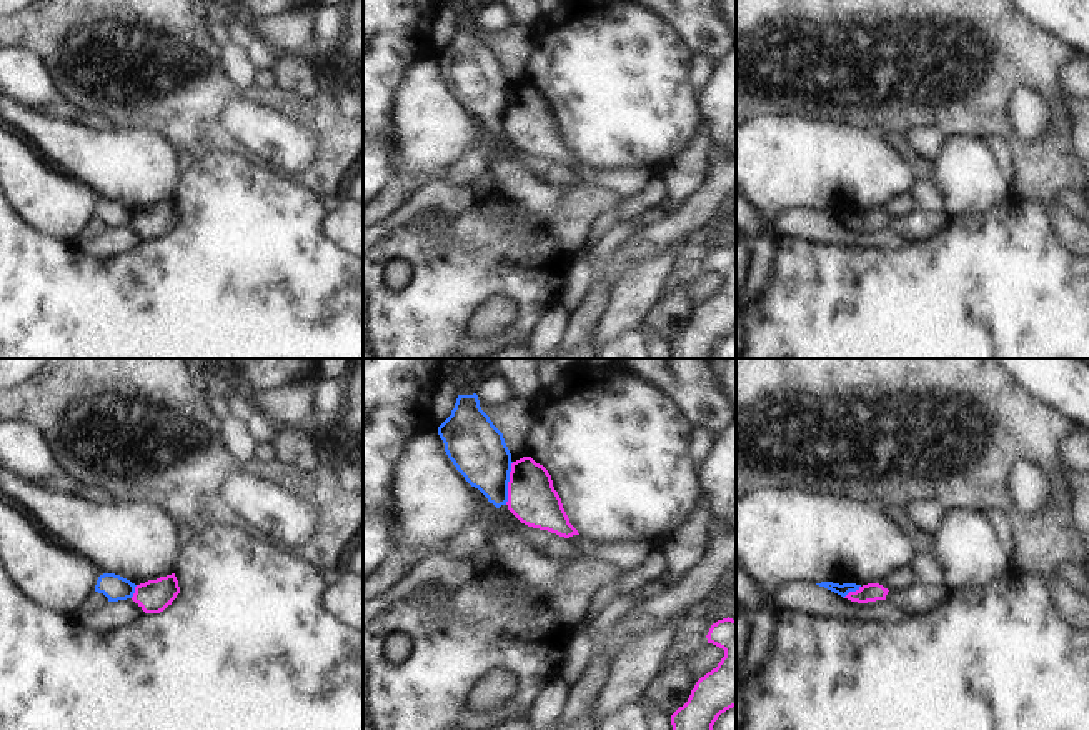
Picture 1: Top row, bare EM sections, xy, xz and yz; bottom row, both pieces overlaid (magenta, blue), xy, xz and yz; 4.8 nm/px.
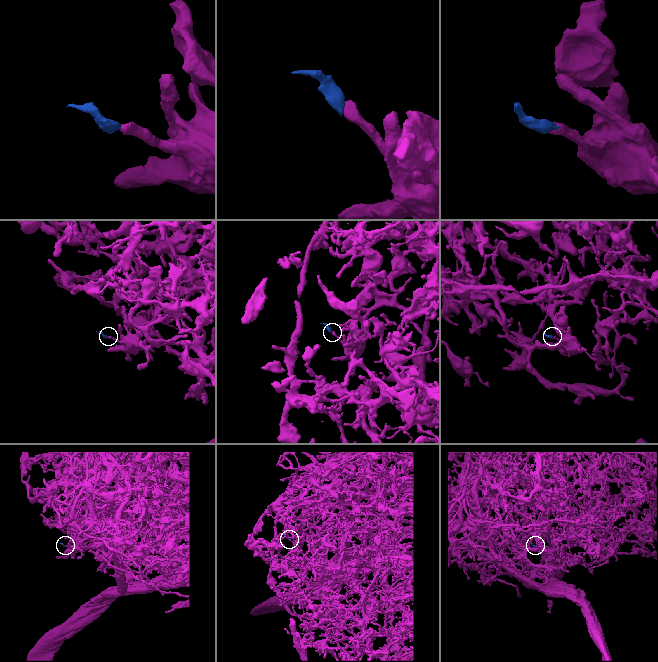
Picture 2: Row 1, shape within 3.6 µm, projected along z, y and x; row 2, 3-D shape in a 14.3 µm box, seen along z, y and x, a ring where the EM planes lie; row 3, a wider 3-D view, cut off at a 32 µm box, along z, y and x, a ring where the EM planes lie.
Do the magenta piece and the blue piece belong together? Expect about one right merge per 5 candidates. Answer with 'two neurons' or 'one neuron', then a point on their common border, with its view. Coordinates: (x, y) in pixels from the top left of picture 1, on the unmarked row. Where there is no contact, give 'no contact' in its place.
two neurons | xz (508, 110)

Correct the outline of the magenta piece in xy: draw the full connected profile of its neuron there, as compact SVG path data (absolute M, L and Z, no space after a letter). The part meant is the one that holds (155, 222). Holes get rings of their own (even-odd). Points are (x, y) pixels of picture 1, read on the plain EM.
M175 200L160 203L157 207L148 207L135 213L132 227L145 240L163 238L180 220L178 207Z

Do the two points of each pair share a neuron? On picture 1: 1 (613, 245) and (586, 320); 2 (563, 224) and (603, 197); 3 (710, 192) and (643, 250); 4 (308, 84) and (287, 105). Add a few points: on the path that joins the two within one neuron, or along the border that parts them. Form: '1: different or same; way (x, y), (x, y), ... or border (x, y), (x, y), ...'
1: same; way (598, 264), (598, 295), (595, 302)
2: same; way (573, 215), (586, 202), (593, 200)
3: same; way (695, 209), (676, 227), (660, 237)
4: different; border (278, 84), (305, 95), (315, 95), (323, 87)

